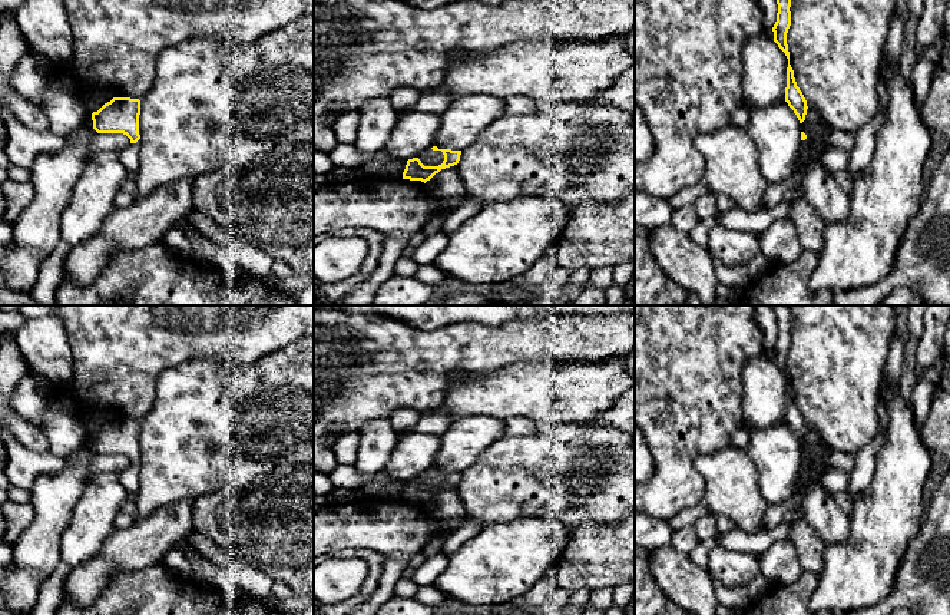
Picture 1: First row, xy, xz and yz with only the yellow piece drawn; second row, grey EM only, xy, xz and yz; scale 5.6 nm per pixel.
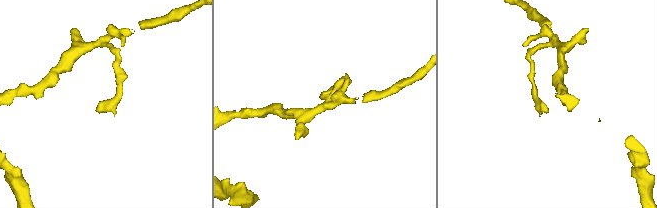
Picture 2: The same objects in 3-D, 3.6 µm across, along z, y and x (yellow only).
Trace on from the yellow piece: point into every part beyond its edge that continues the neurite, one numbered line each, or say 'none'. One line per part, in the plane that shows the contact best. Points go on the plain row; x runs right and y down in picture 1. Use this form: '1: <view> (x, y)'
1: xy (129, 478)

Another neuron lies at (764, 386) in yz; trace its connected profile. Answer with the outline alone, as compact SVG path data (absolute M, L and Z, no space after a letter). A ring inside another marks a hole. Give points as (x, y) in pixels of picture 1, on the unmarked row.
M765 353L742 368L742 417L745 427L767 429L785 423L788 380Z

